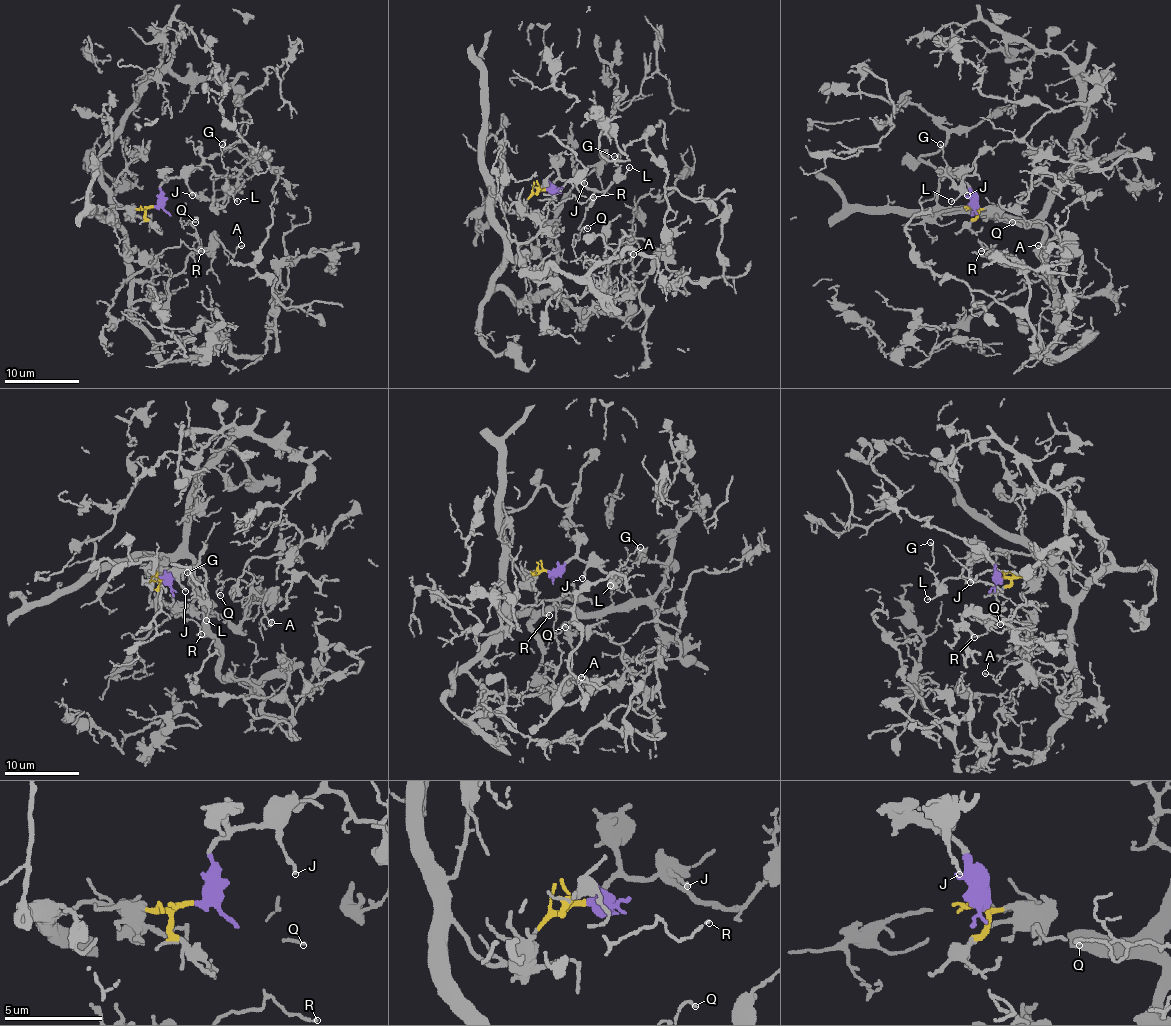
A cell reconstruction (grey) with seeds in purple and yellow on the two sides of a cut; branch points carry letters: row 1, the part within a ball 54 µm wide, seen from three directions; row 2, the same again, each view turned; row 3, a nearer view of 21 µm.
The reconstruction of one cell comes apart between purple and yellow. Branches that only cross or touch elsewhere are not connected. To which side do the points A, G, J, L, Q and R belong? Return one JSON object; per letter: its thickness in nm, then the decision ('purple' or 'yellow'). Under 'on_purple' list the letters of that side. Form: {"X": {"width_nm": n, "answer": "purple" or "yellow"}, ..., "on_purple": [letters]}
{"A": {"width_nm": 110, "answer": "yellow"}, "G": {"width_nm": 120, "answer": "purple"}, "J": {"width_nm": 170, "answer": "purple"}, "L": {"width_nm": 120, "answer": "purple"}, "Q": {"width_nm": 130, "answer": "yellow"}, "R": {"width_nm": 130, "answer": "yellow"}, "on_purple": ["G", "J", "L"]}

